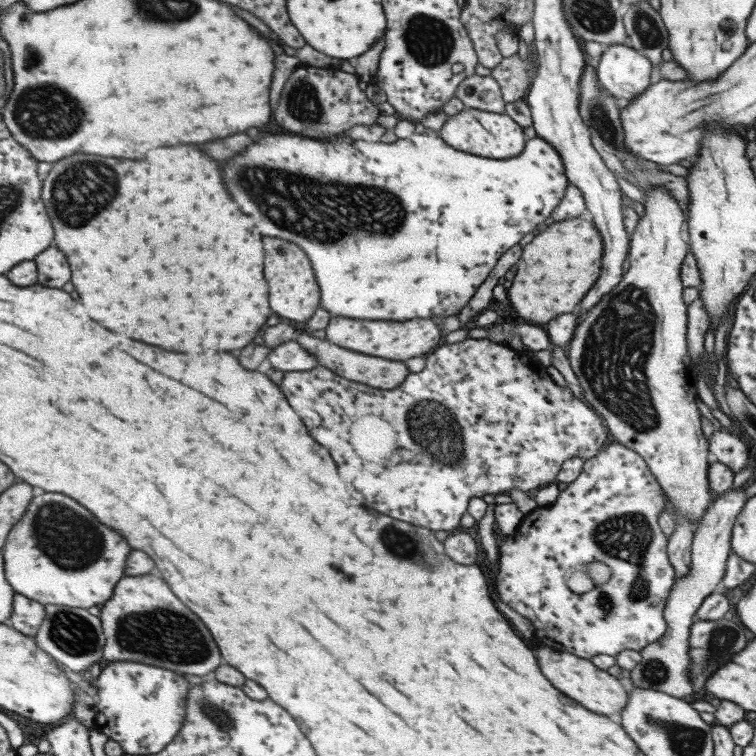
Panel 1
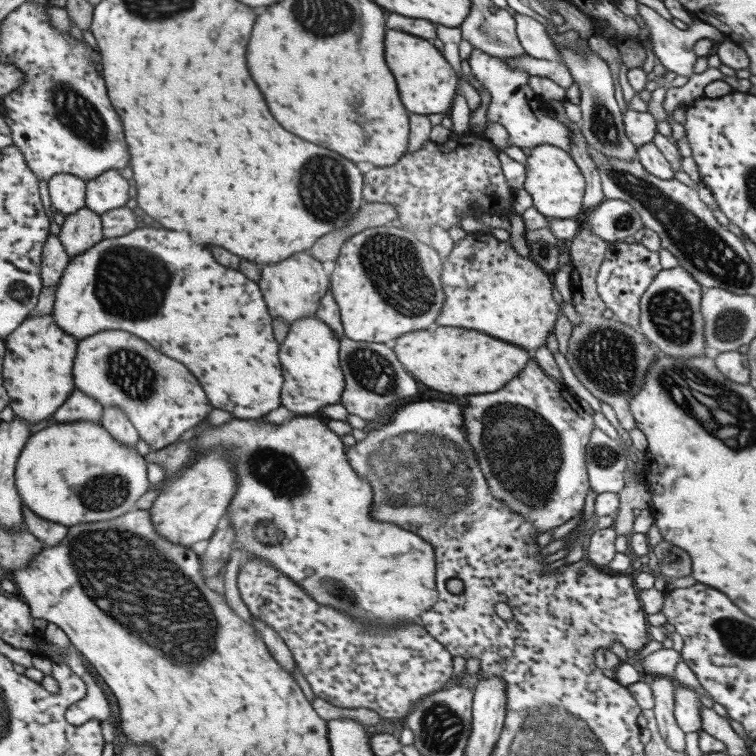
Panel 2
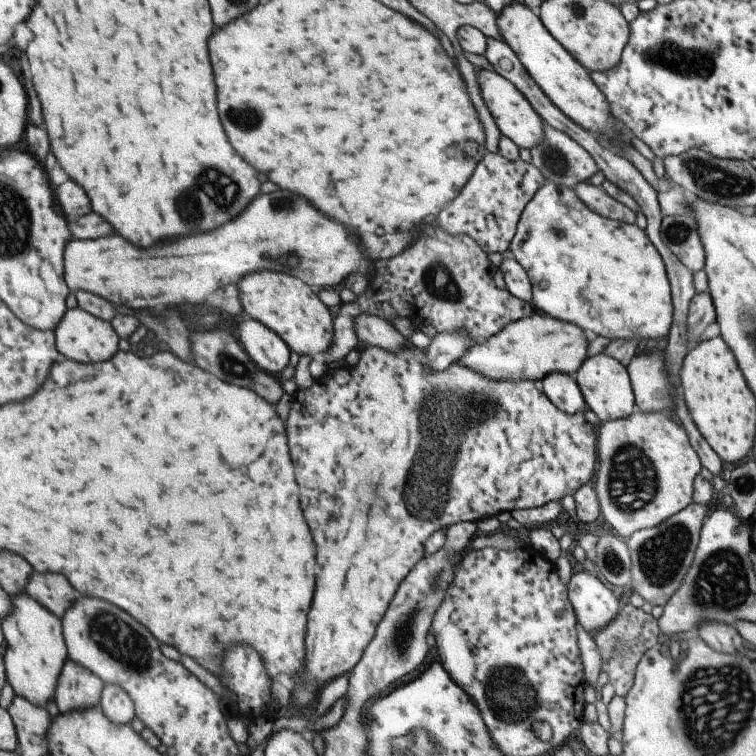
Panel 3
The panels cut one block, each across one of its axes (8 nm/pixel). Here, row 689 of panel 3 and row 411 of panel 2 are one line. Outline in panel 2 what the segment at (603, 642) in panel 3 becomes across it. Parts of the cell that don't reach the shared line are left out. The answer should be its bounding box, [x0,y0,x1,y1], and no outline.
[564,225,659,430]

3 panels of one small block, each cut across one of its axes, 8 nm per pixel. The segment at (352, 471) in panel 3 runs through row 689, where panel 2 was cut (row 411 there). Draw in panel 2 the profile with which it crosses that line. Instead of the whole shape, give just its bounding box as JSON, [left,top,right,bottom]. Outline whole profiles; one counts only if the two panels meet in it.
[278,315,344,416]

